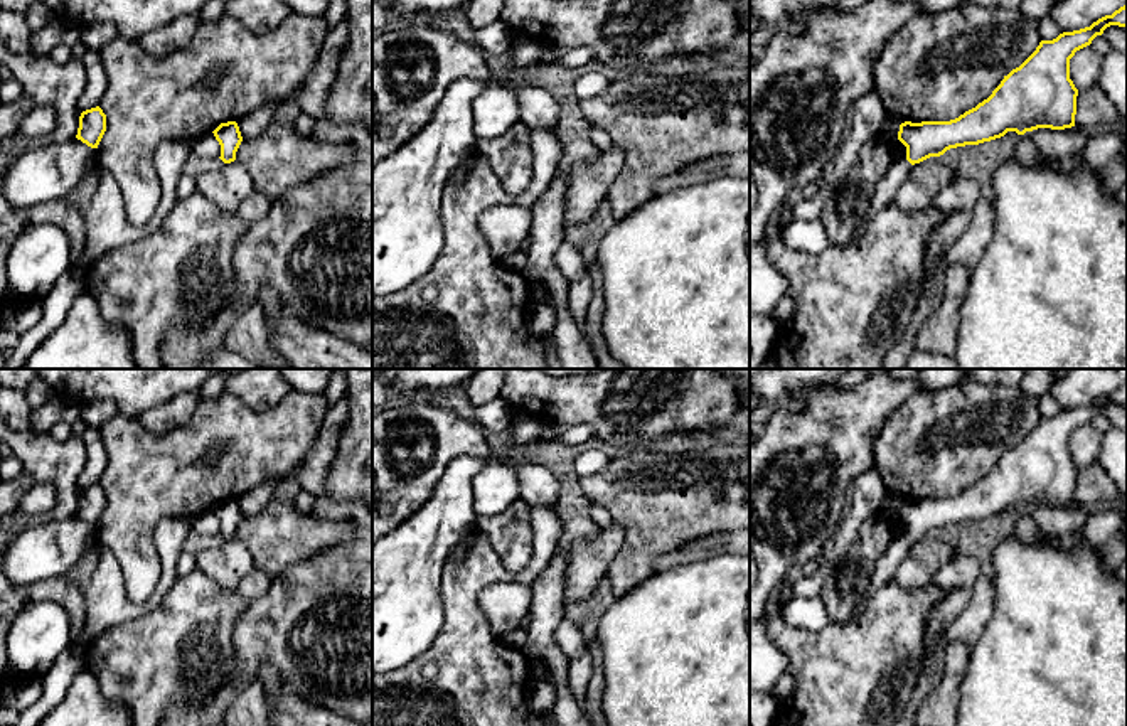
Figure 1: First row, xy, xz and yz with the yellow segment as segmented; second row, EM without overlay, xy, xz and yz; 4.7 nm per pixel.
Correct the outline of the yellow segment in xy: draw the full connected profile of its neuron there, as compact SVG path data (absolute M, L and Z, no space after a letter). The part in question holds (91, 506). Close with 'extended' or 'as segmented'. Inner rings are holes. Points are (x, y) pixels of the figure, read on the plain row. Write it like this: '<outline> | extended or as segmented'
M99 483L86 487L79 494L79 505L76 515L91 526L98 526L106 509L106 492Z | as segmented

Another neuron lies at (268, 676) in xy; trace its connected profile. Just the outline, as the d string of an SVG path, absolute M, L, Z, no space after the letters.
M261 664L258 679L263 684L264 696L278 696L281 677L271 664Z

